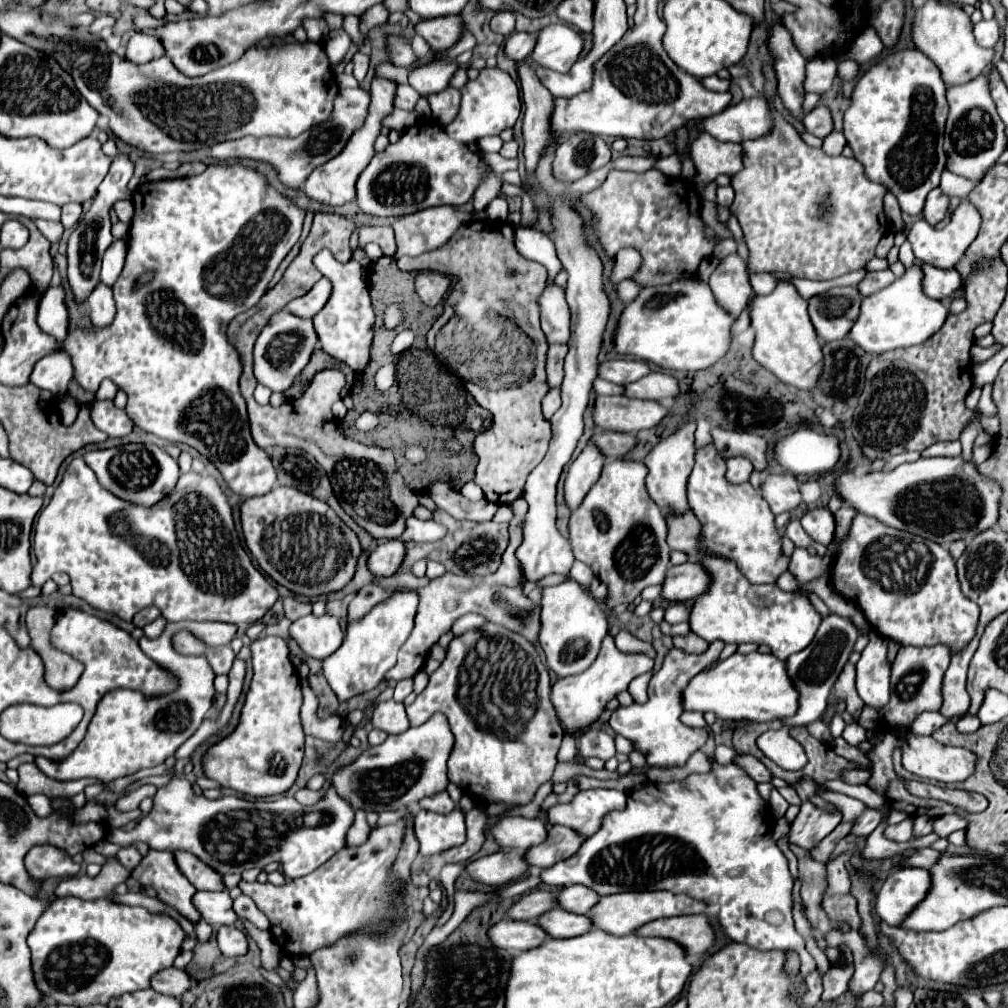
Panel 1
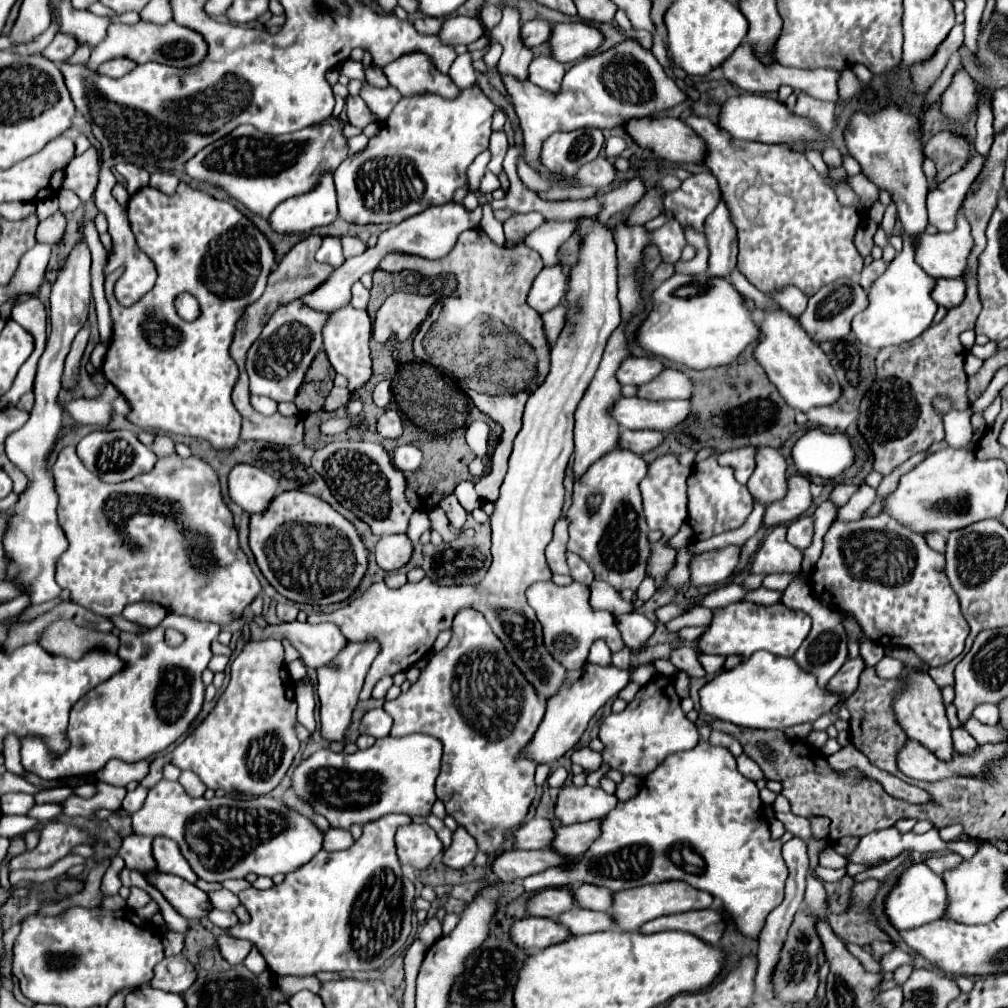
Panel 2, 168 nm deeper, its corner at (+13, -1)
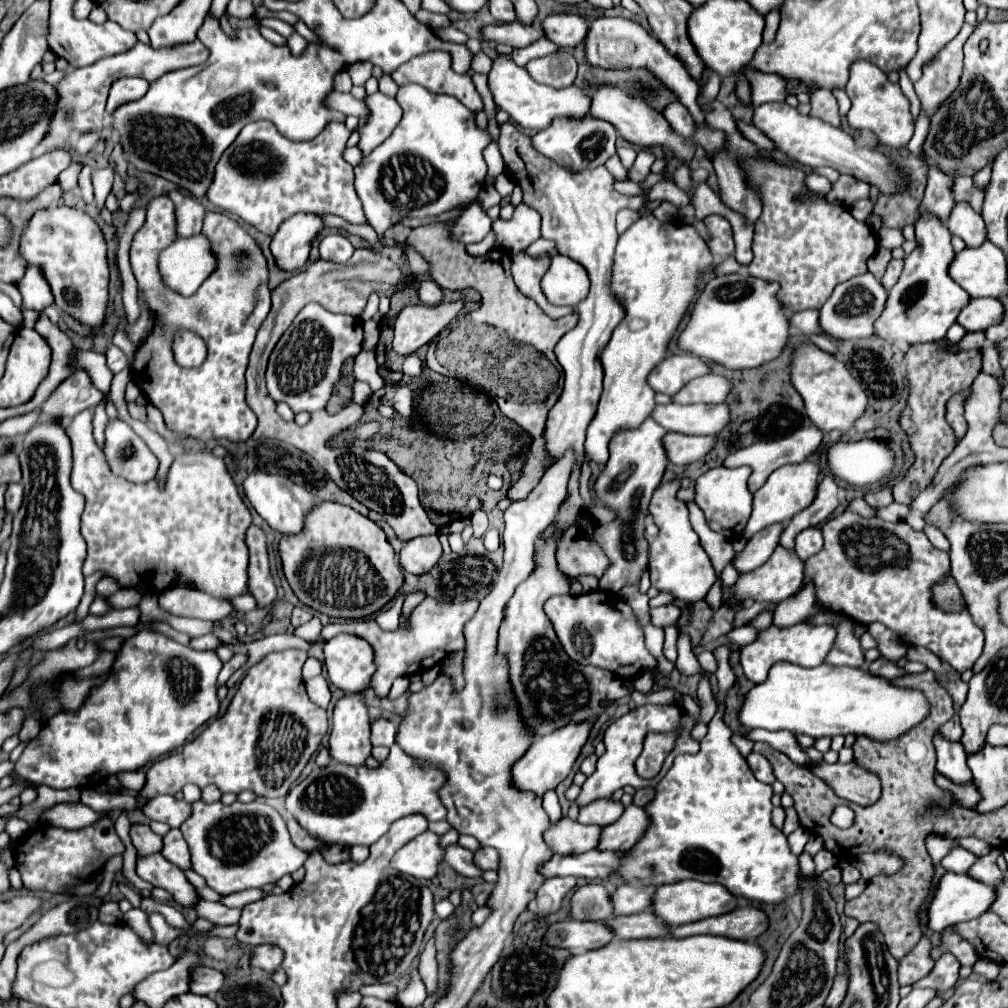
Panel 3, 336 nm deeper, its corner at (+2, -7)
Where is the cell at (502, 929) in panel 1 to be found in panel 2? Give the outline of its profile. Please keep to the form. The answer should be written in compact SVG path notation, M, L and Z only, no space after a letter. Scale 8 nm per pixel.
M528 916L516 922L516 926L512 926L512 940L518 946L524 946L526 950L532 950L532 952L564 942L570 936L572 936L570 930L552 918Z

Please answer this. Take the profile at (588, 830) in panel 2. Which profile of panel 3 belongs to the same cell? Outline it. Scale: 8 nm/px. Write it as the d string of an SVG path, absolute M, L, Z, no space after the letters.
M631 804L625 808L621 818L601 830L601 838L597 850L623 850L627 852L647 828L649 818L643 808Z

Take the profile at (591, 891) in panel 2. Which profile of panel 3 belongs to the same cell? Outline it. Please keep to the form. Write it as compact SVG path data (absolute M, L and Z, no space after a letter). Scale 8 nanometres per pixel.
M621 884L615 892L611 892L611 904L613 912L617 916L621 914L637 914L649 908L651 896L655 892L655 886L629 886Z

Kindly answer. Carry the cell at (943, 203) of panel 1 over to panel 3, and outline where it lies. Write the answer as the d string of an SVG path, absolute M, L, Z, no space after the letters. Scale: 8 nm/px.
M957 202L951 218L947 218L947 228L953 236L963 238L963 242L971 248L981 246L987 238L985 238L985 222L981 218L981 214L977 214L971 204L967 202Z

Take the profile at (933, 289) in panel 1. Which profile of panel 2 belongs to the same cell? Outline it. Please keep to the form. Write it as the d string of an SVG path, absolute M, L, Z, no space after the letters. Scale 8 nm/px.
M940 278L936 290L932 292L932 298L936 298L936 302L944 308L956 308L966 298L966 284L962 280Z

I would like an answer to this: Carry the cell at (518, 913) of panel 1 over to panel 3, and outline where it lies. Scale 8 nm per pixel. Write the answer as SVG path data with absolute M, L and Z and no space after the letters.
M585 884L571 896L571 918L605 922L613 918L609 892L601 884Z

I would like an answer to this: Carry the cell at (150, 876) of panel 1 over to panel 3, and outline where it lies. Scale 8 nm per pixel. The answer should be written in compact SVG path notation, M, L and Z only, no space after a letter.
M145 824L131 826L131 840L133 840L133 846L137 848L137 856L139 858L157 854L157 852L161 852L161 846L163 846L161 836L153 834L151 828L145 826Z

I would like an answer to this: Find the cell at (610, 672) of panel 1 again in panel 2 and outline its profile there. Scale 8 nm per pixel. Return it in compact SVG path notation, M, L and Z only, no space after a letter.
M586 664L578 676L572 676L572 672L568 672L568 678L560 688L560 694L548 700L544 720L540 722L528 746L524 746L524 750L518 756L534 760L536 764L554 764L558 758L562 758L568 750L572 750L578 744L590 718L598 712L600 706L606 704L606 700L616 698L618 692L628 684L628 680L630 680L628 670L620 670L616 666L602 668L602 666Z

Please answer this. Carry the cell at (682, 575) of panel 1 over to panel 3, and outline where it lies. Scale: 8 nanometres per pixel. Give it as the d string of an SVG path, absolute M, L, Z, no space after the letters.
M771 524L767 528L763 528L761 532L757 532L747 546L743 548L743 552L735 554L735 558L731 560L733 568L743 574L743 572L751 572L755 568L759 568L763 562L769 560L769 556L773 554L775 546L779 544L779 536L781 536L783 524Z

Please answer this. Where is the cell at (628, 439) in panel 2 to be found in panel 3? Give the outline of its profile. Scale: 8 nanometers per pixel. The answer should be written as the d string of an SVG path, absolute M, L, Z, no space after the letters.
M665 434L663 448L671 464L685 466L701 460L715 444L715 436L685 436L685 434Z

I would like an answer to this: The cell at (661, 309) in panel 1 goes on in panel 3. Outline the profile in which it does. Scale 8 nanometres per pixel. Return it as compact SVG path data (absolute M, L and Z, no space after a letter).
M735 272L709 280L677 340L679 350L729 370L757 368L777 358L789 338L789 314L775 300L777 290L779 284L753 278L749 272Z

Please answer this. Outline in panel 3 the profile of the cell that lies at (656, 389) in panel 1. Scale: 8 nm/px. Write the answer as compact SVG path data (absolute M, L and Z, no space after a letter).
M707 374L691 380L691 384L685 384L679 394L673 396L673 402L677 404L695 404L695 402L723 402L729 394L729 380L723 376Z

